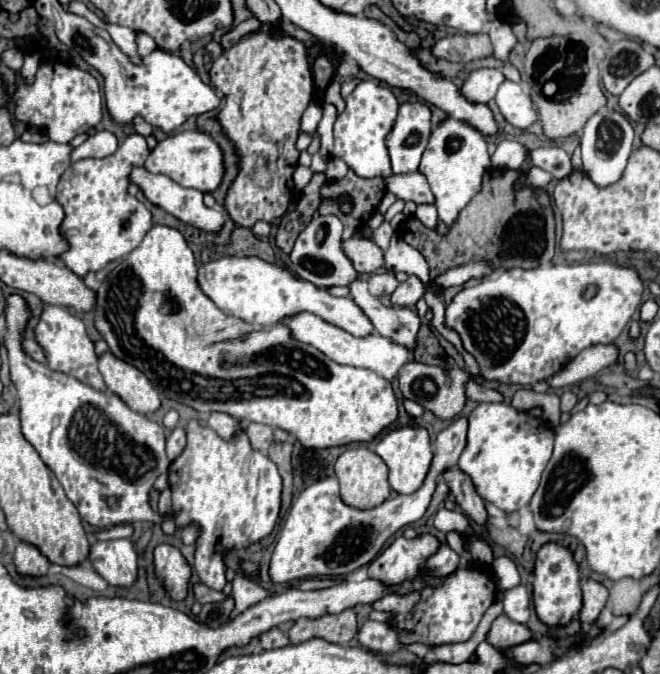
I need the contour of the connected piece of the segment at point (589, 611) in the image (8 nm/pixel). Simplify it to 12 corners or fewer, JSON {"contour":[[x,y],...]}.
{"contour":[[584,580],[584,602],[578,616],[590,624],[604,608],[608,590],[596,580]]}

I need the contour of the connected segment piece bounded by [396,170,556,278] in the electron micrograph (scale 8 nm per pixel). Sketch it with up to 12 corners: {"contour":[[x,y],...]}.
{"contour":[[490,170],[446,236],[408,216],[396,234],[430,276],[486,260],[552,260],[550,202]]}

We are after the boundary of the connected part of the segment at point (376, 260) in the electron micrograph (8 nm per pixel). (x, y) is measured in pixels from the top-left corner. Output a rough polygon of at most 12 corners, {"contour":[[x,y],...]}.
{"contour":[[352,236],[342,248],[358,272],[384,266],[382,250],[368,238]]}

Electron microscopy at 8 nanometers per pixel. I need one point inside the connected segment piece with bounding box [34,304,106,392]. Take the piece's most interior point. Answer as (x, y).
(62, 335)

